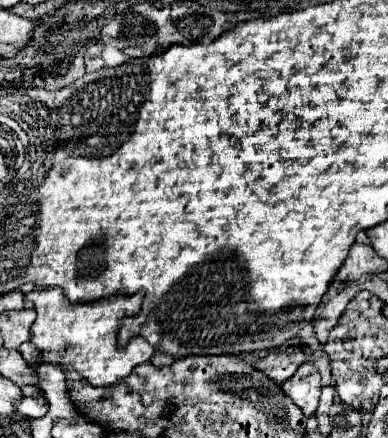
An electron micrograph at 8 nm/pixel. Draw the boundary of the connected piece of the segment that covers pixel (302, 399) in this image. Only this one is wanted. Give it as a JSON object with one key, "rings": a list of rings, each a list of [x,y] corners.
{"rings":[[[303,363],[291,379],[287,379],[283,385],[283,391],[297,403],[305,417],[315,415],[319,395],[321,395],[321,377],[319,371],[311,363]]]}

